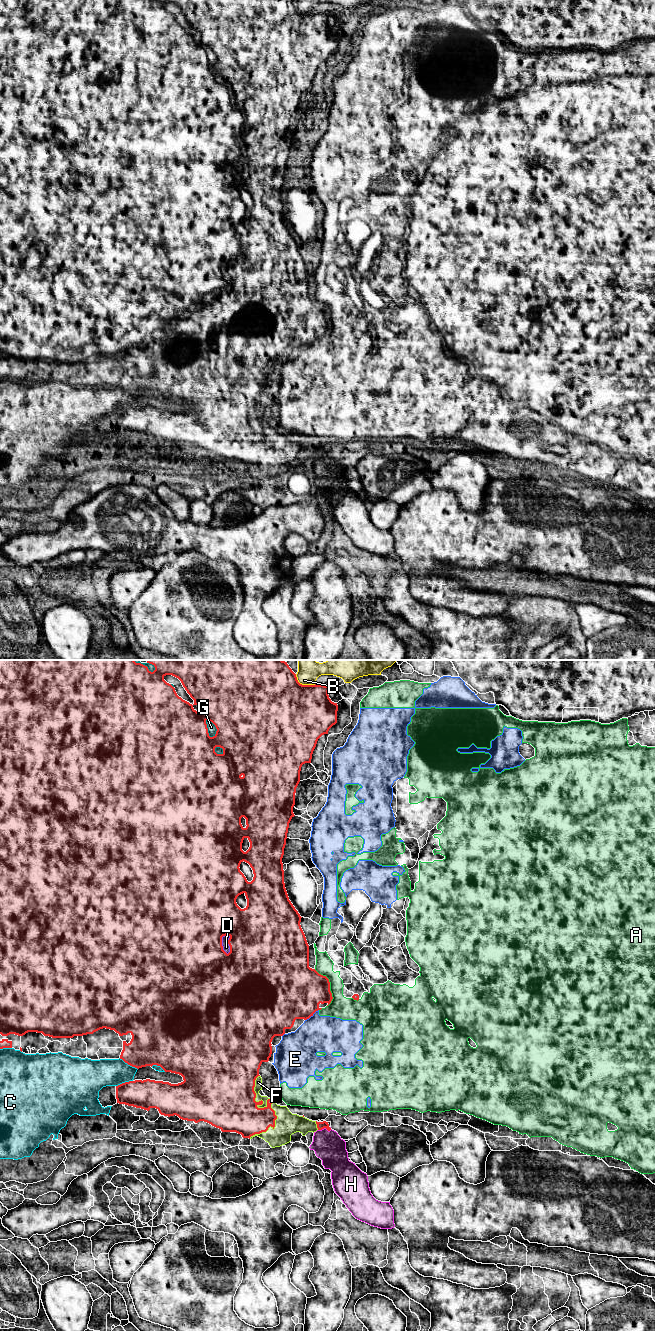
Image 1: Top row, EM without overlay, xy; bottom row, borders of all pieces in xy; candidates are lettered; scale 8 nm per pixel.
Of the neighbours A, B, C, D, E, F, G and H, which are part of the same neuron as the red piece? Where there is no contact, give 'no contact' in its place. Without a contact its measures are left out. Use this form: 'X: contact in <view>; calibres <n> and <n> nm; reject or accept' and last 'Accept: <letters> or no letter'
A: contact in xy; calibres 400 and 180 nm; reject
B: contact in xy; calibres 500 and 110 nm; reject
C: contact in xy; calibres 340 and 220 nm; reject
D: contact in xy; calibres 480 and 60 nm; accept
E: contact in xy; calibres 460 and 300 nm; reject
F: contact in xy; calibres 480 and 60 nm; accept
G: contact in xy; calibres 500 and 70 nm; accept
H: contact in xy; calibres 60 and 240 nm; reject
Accept: D, F, G

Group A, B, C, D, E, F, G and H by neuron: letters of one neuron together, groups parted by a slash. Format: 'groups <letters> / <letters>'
groups A / B / C / D F G / E / H

